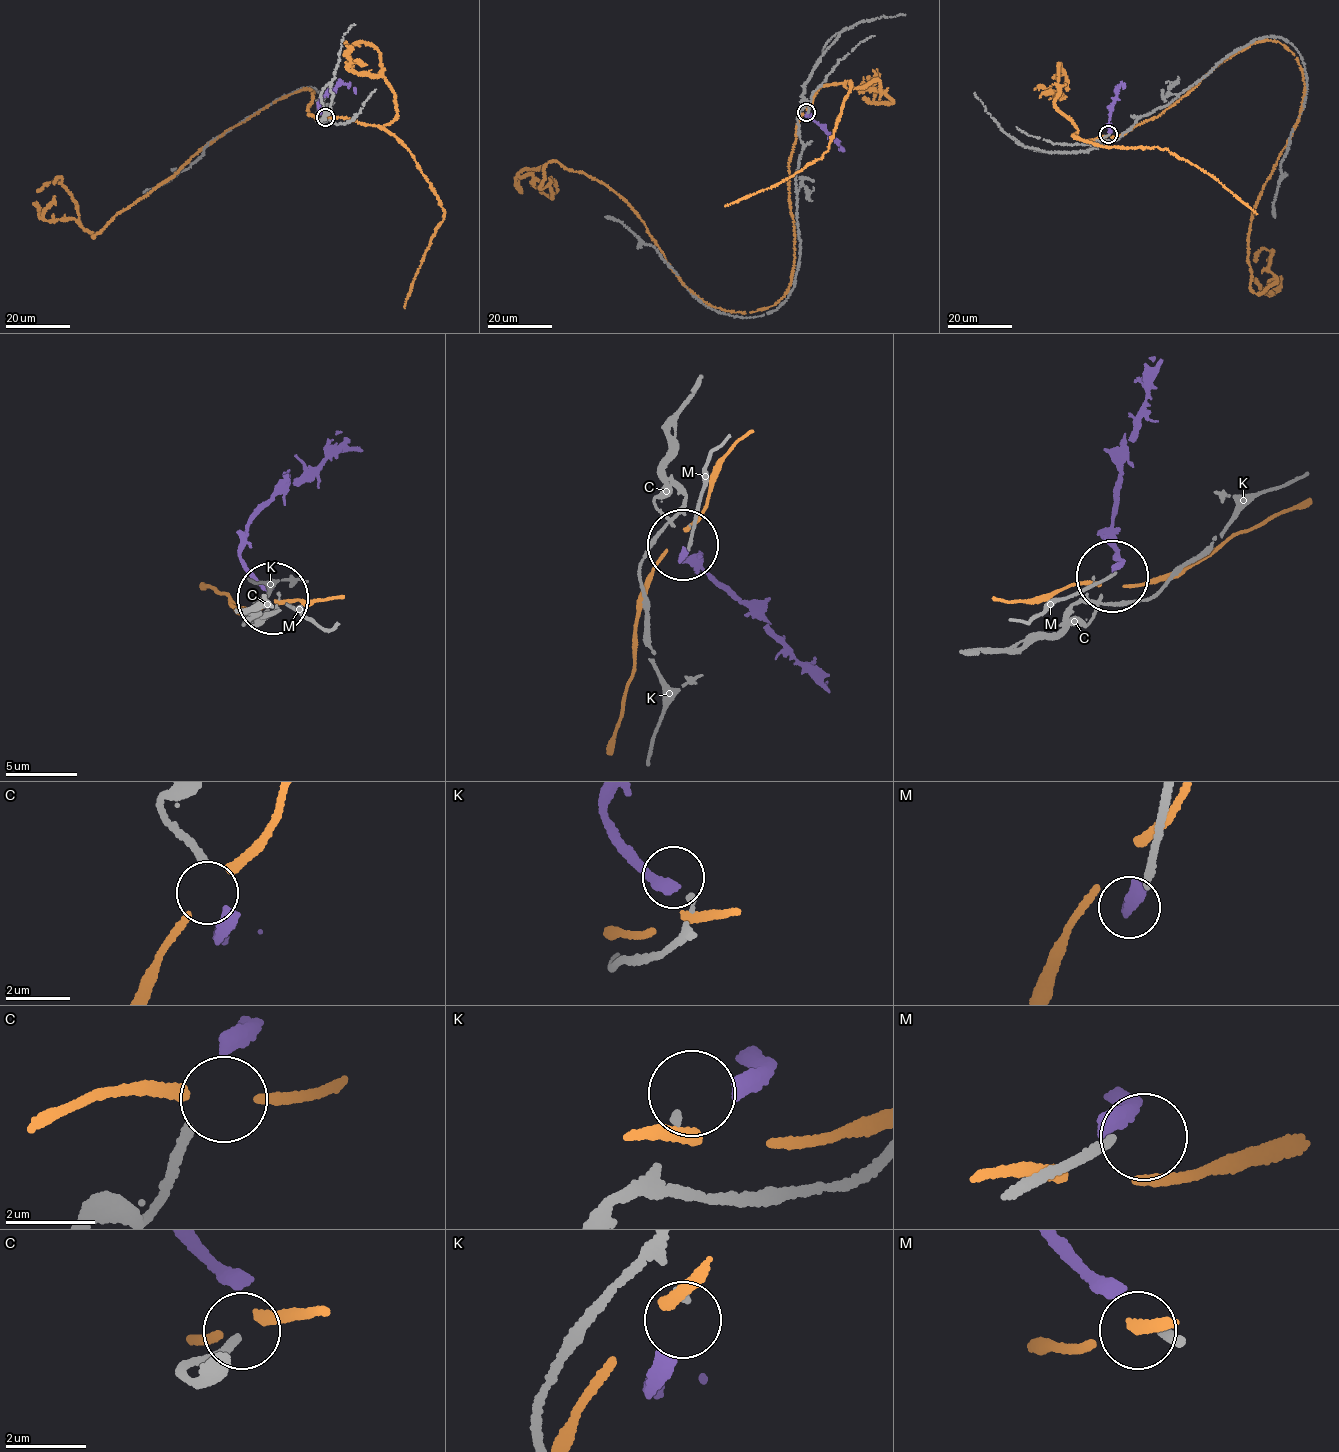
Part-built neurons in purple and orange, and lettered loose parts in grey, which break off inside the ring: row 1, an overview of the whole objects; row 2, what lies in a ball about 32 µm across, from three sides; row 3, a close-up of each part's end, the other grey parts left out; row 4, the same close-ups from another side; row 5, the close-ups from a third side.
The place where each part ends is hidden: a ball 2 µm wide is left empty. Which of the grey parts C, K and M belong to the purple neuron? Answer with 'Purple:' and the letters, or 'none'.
Purple: K

